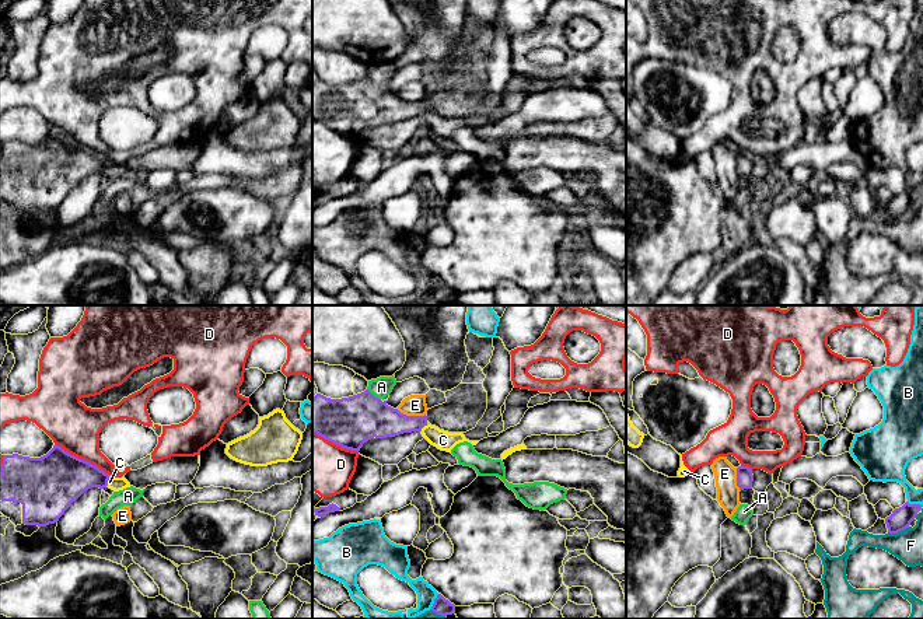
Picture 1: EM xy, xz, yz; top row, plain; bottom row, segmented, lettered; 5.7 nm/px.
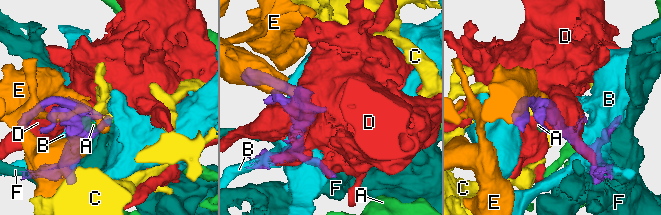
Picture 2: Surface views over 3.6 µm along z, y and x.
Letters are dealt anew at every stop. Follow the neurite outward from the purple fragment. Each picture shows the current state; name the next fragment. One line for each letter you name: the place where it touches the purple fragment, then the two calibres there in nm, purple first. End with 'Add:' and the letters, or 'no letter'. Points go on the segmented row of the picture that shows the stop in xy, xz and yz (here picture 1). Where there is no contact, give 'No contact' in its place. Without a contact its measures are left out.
Add: no letter

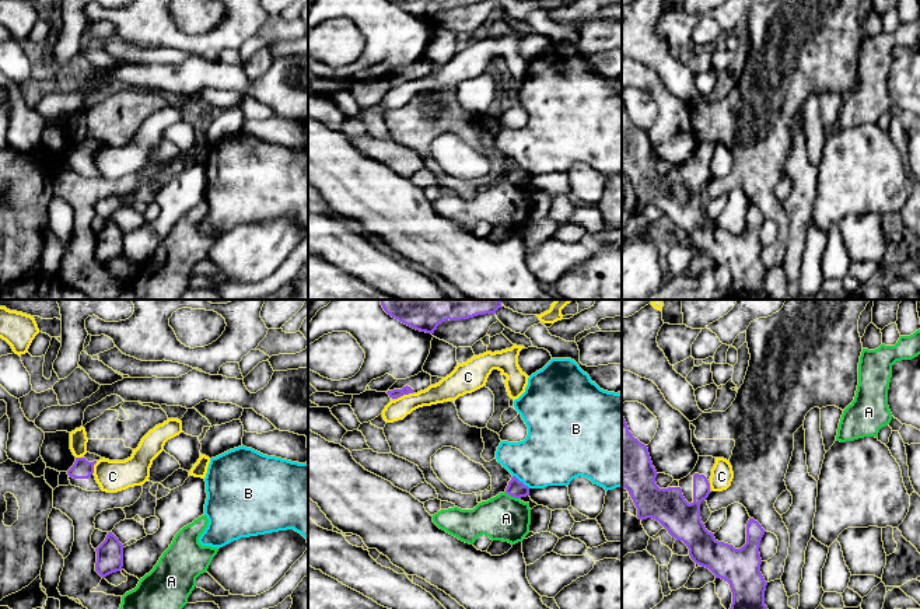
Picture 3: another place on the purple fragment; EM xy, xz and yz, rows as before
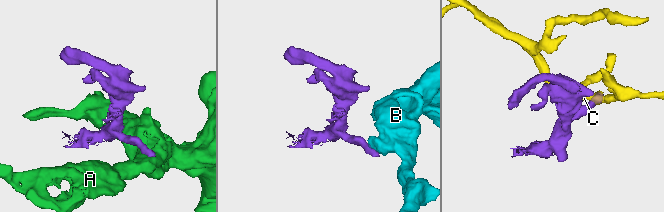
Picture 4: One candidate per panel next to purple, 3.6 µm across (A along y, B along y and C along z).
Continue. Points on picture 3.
Add: no letter

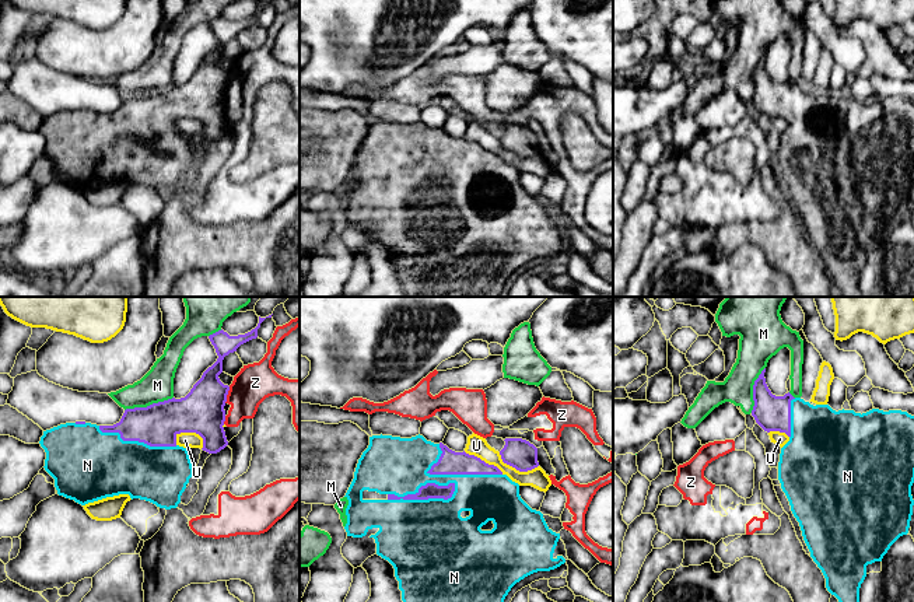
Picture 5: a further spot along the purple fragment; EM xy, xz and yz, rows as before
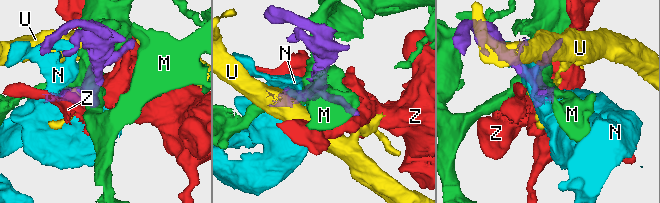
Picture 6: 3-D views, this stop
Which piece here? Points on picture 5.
N: Touches purple at xz (422, 486). Thickness 90 nm (purple) against 360 nm
Add: N

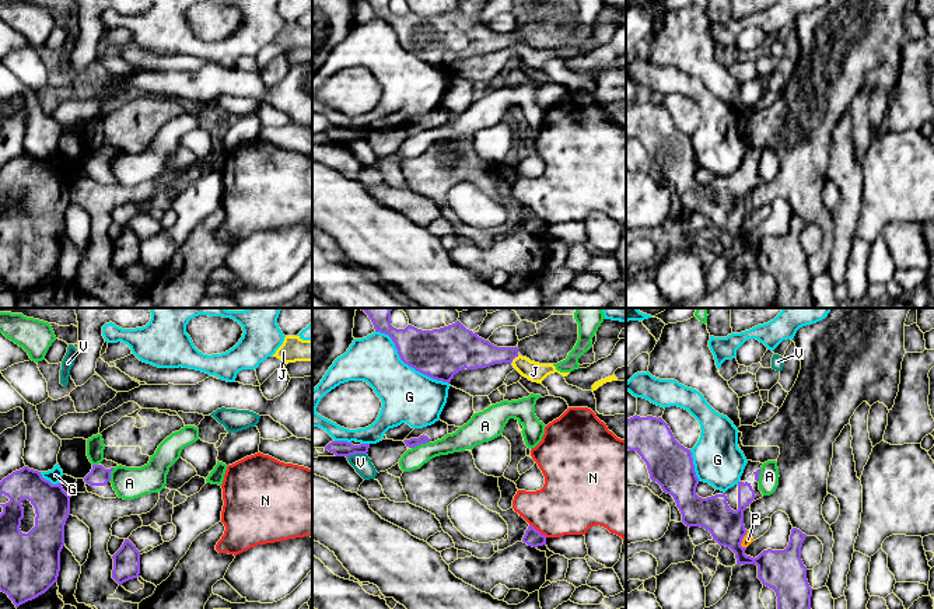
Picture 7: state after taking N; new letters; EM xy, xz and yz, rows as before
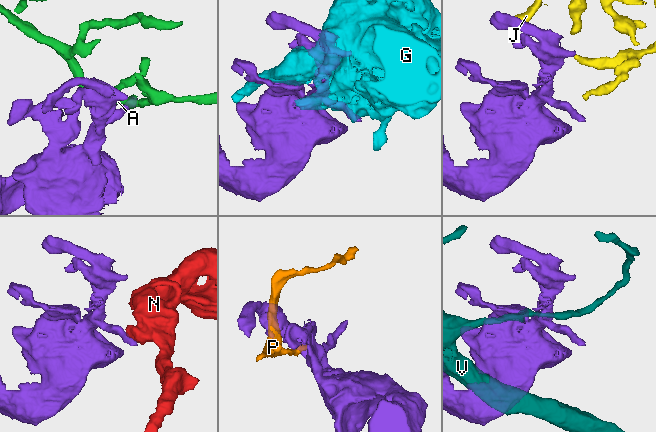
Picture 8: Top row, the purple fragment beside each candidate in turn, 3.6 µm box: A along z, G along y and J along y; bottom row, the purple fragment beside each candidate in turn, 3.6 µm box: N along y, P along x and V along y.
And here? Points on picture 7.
Add: no letter

